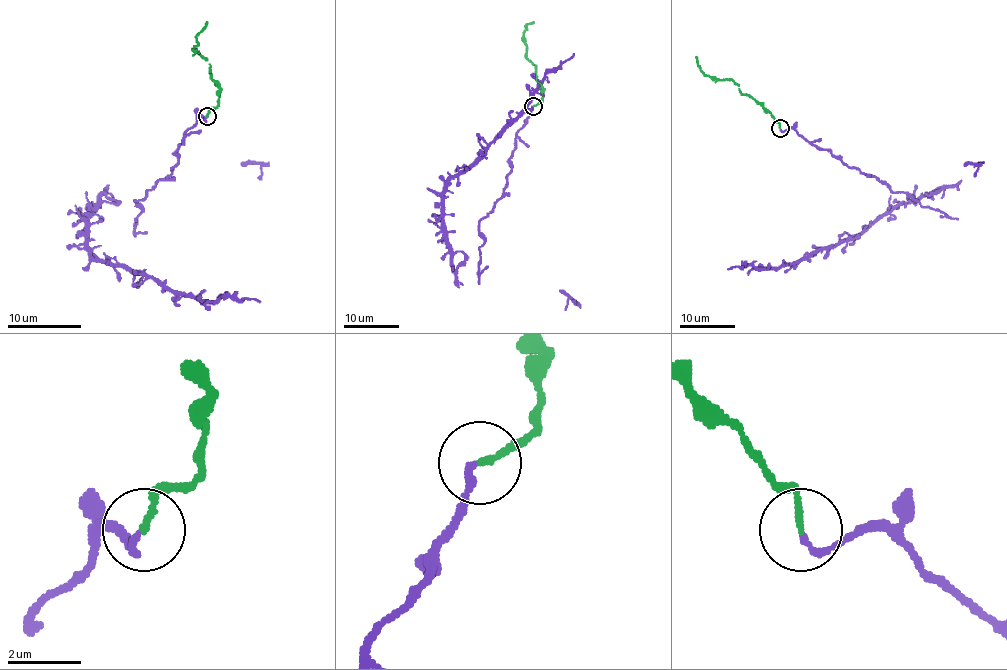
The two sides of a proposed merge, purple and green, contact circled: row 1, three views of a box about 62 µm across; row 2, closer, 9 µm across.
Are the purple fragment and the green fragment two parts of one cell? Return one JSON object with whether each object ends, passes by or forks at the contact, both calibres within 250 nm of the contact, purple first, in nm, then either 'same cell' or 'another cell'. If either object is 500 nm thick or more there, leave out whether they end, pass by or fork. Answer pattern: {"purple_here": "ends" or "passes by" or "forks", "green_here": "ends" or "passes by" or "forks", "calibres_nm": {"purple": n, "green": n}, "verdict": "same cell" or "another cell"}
{"purple_here": "ends", "green_here": "ends", "calibres_nm": {"purple": 190, "green": 150}, "verdict": "same cell"}

